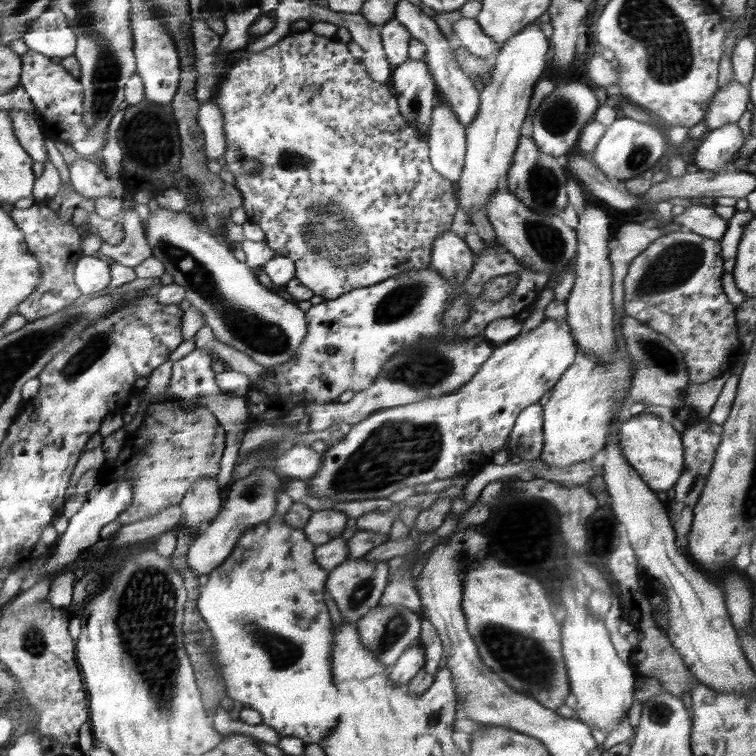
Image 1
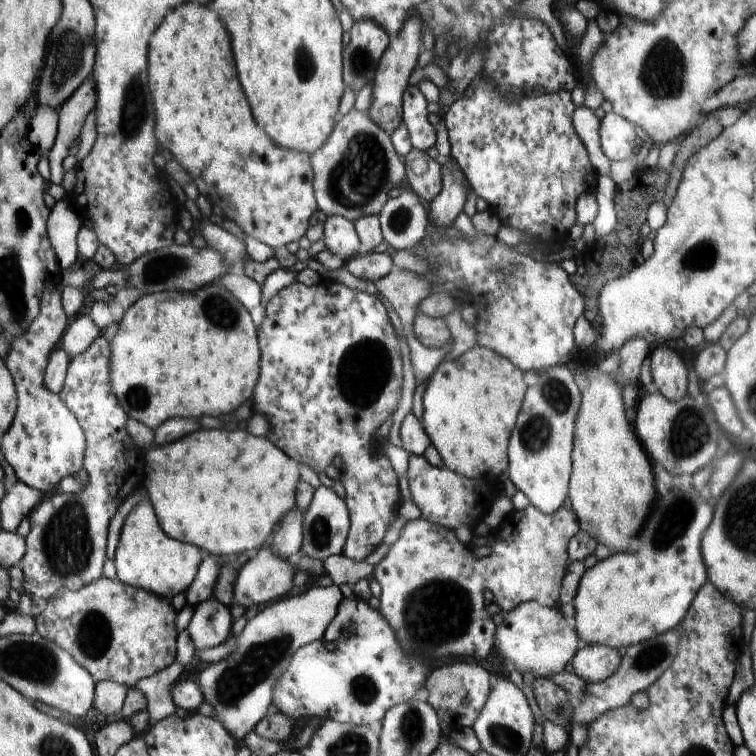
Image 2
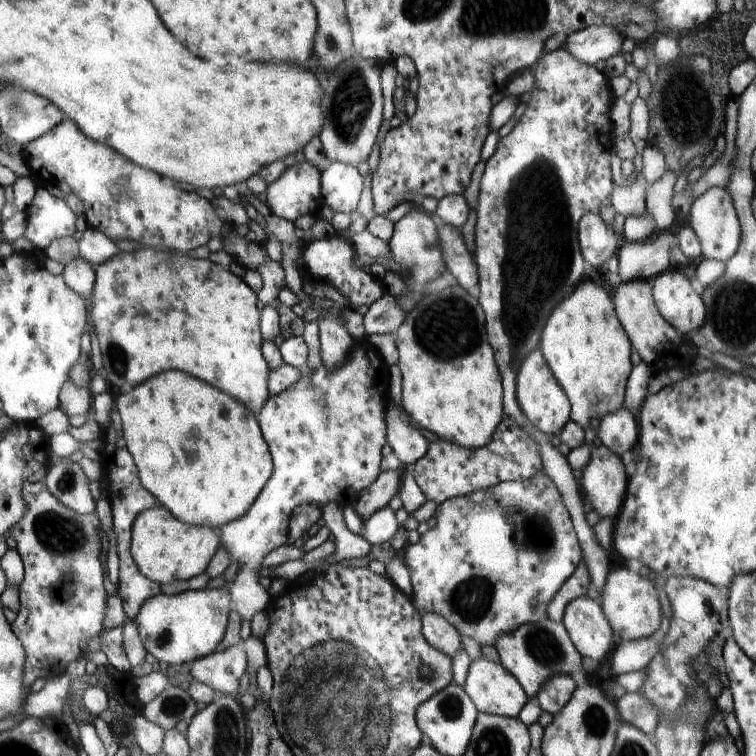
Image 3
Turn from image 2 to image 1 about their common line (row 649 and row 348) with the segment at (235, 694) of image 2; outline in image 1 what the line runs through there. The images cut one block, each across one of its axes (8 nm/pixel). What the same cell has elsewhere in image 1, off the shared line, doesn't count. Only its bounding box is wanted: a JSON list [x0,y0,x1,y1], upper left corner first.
[145,207,310,368]

